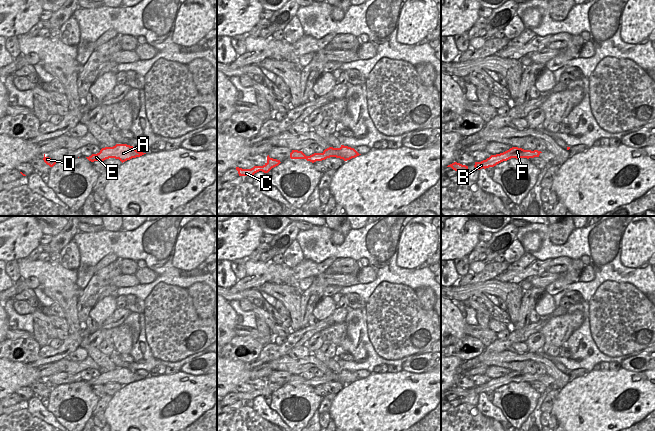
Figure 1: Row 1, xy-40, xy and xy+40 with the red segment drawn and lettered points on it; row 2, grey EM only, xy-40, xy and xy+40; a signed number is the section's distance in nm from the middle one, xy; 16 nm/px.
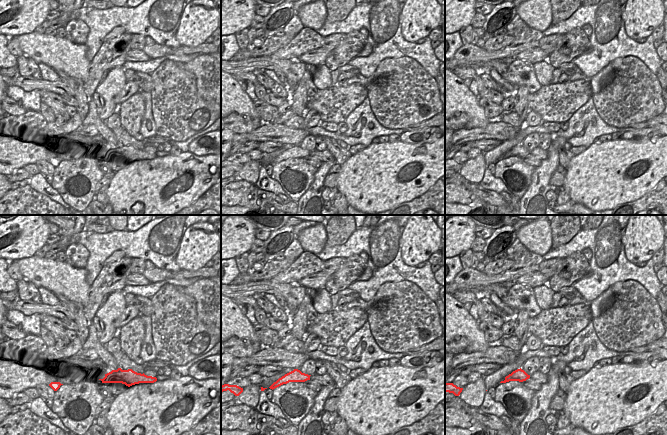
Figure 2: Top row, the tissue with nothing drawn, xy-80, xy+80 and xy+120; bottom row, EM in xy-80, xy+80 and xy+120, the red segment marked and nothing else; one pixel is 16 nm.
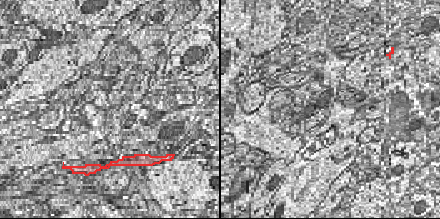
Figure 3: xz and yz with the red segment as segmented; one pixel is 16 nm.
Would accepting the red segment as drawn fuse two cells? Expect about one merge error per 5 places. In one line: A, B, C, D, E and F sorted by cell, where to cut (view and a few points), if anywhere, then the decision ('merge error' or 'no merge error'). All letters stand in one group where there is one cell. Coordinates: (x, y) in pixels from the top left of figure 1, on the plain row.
A B C D E F; no cut; no merge error

